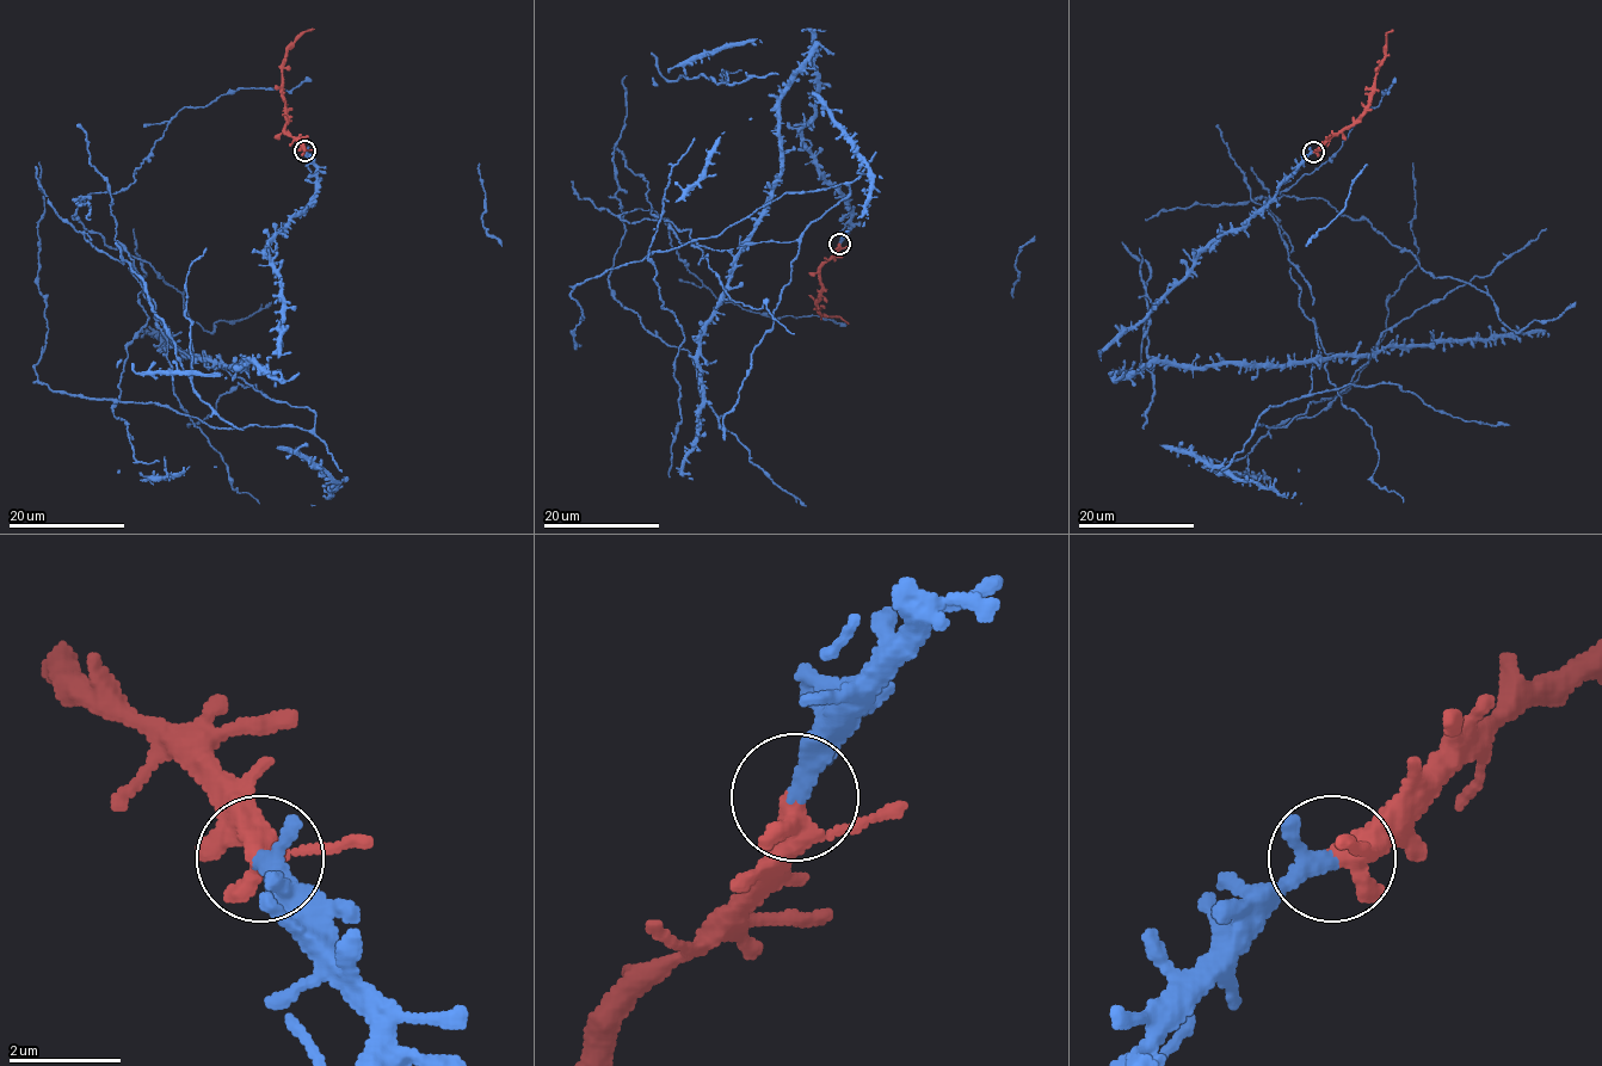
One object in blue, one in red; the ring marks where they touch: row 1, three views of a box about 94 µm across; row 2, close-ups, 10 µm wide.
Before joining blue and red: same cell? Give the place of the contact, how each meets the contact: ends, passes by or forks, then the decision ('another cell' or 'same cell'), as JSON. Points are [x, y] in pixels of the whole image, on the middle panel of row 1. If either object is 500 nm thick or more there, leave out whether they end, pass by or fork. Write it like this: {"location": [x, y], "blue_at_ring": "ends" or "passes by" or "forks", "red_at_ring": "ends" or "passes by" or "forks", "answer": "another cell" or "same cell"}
{"location": [839, 244], "blue_at_ring": "passes by", "red_at_ring": "passes by", "answer": "same cell"}

